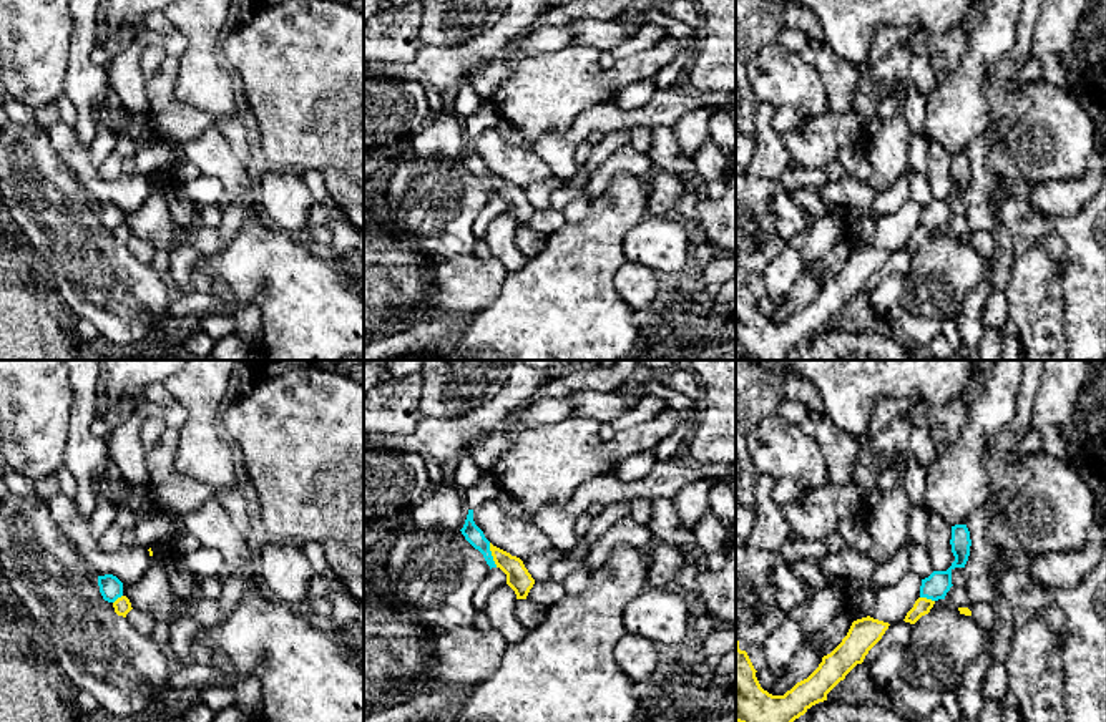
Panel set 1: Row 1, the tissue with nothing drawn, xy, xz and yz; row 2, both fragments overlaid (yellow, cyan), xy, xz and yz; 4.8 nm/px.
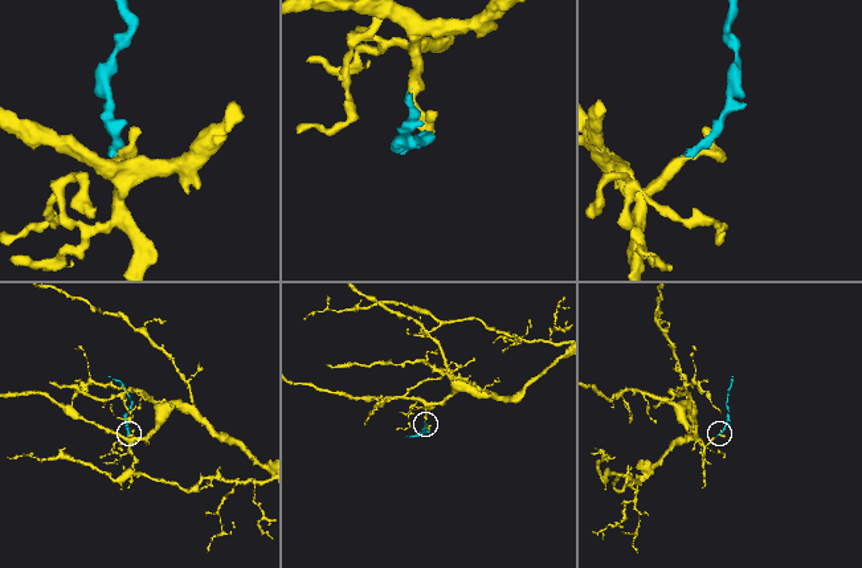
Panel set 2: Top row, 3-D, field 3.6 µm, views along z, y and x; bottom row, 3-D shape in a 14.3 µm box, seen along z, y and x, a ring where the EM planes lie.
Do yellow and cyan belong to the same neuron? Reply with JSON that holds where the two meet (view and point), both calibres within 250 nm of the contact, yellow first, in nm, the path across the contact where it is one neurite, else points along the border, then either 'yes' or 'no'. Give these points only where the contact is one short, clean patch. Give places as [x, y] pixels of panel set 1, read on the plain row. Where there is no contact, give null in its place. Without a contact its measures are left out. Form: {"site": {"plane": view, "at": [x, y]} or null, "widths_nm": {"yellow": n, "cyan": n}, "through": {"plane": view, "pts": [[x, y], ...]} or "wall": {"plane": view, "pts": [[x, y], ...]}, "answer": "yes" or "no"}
{"site": {"plane": "xz", "at": [492, 183]}, "widths_nm": {"yellow": 120, "cyan": 90}, "wall": {"plane": "xz", "pts": [[489, 171], [497, 195]]}, "answer": "no"}

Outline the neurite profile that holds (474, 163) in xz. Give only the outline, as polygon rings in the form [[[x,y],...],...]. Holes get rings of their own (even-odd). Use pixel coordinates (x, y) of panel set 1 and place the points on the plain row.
[[[487,100],[482,101],[475,115],[462,120],[462,124],[468,134],[468,143],[460,159],[465,164],[465,168],[483,183],[490,198],[497,196],[497,193],[490,179],[490,169],[485,166],[483,159],[473,149],[473,138],[487,128],[495,128],[498,120],[500,116],[495,106],[492,105],[492,101]]]

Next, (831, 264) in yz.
[[[845,224],[845,236],[817,262],[807,266],[809,272],[819,274],[822,285],[842,271],[852,254],[852,249],[847,246],[847,229],[849,226]]]

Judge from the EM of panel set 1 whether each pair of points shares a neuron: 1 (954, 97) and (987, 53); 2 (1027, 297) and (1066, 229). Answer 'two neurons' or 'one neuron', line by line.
1: one neuron
2: two neurons

